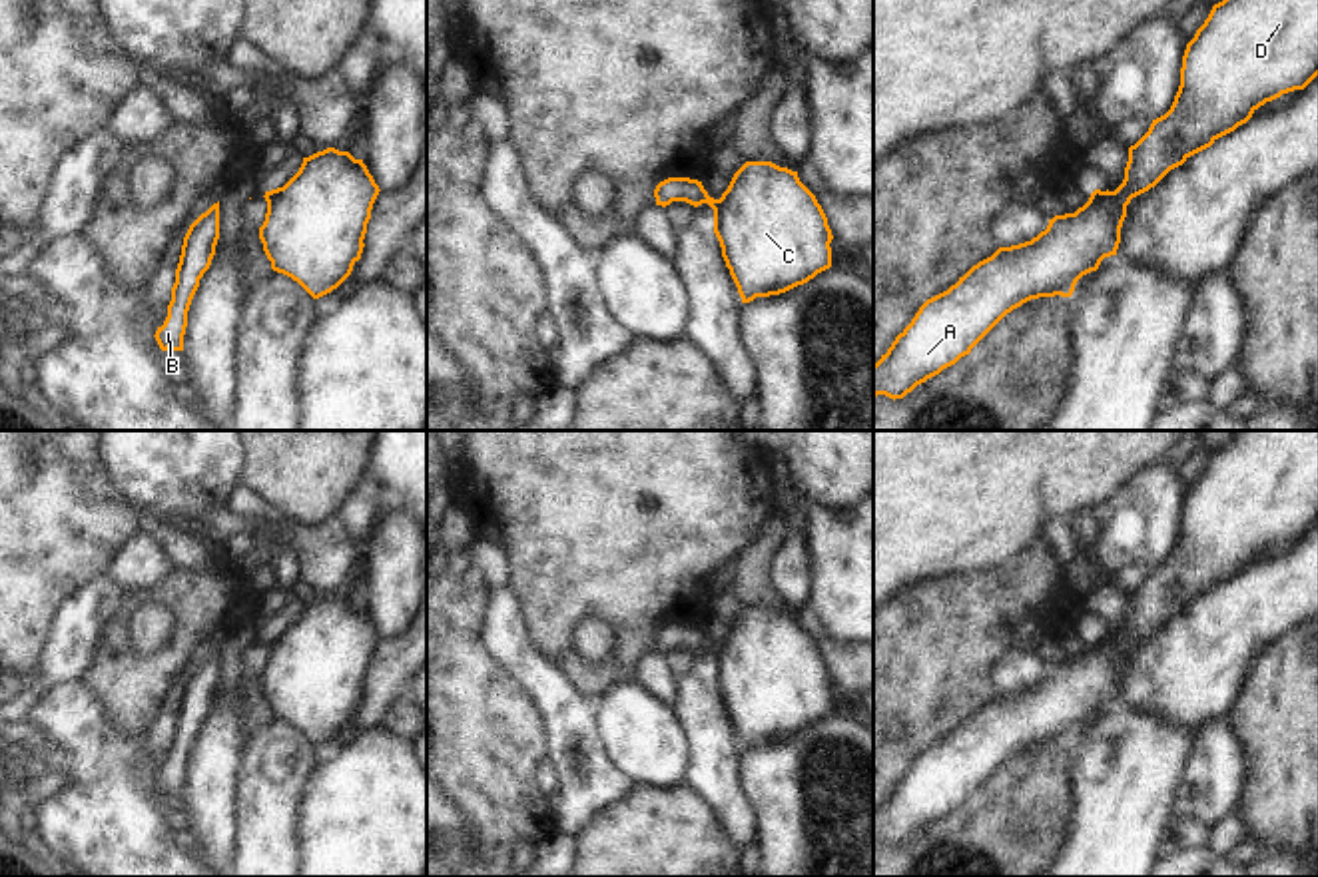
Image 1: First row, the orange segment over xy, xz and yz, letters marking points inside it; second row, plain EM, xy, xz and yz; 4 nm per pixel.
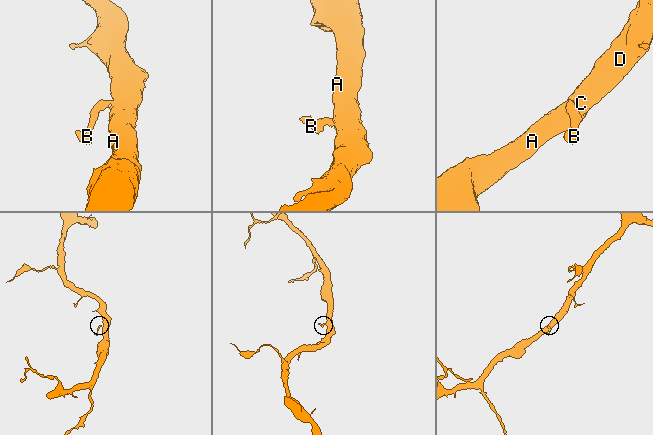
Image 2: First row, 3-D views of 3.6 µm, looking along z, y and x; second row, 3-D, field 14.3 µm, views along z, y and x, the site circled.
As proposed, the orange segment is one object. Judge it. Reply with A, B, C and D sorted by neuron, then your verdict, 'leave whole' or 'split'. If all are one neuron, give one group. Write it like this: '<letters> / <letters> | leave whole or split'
A C D / B | split

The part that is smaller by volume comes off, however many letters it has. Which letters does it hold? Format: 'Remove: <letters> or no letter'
Remove: B

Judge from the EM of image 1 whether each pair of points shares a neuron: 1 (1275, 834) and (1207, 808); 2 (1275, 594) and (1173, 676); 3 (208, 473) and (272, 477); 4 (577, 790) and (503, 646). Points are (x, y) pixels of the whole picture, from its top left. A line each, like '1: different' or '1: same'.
1: different
2: same
3: different
4: same

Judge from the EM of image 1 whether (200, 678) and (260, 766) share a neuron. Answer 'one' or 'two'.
two

